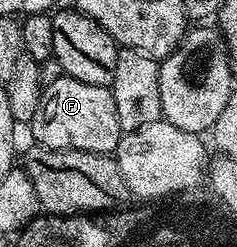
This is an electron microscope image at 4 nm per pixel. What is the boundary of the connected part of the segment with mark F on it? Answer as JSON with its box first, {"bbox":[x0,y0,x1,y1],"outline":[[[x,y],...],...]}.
{"bbox":[30,75,122,154],"outline":[[[67,75],[40,90],[38,111],[30,123],[37,146],[45,149],[77,149],[87,153],[115,154],[122,136],[114,95],[106,85],[91,85]]]}

